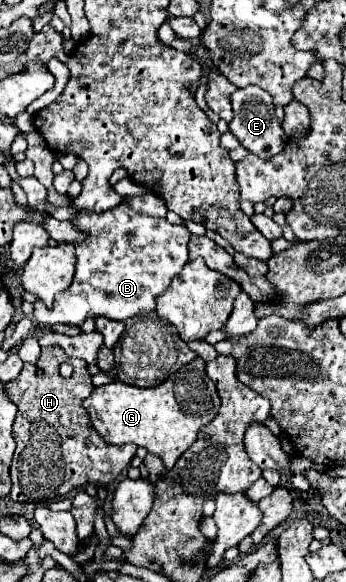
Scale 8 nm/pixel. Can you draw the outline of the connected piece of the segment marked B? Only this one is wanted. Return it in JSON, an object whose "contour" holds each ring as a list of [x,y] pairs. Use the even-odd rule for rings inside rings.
{"contour":[[[127,205],[103,213],[81,211],[73,223],[89,233],[89,239],[77,243],[77,271],[67,291],[55,297],[53,309],[47,309],[41,301],[35,303],[33,317],[43,327],[55,323],[83,325],[87,317],[111,317],[115,321],[127,321],[139,313],[149,313],[157,305],[157,297],[167,291],[171,279],[189,261],[187,243],[189,229],[185,225],[171,225],[161,217],[149,217],[133,211]]]}

